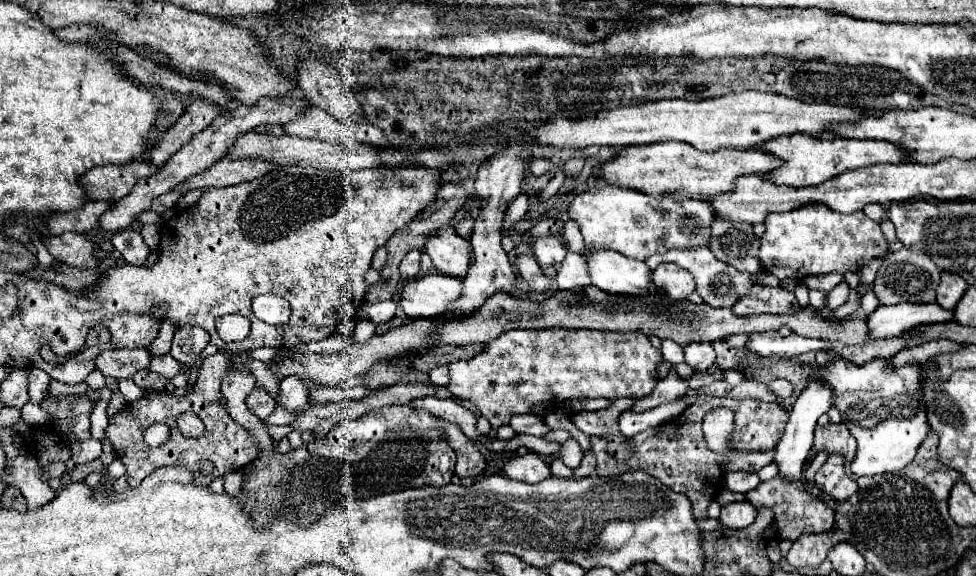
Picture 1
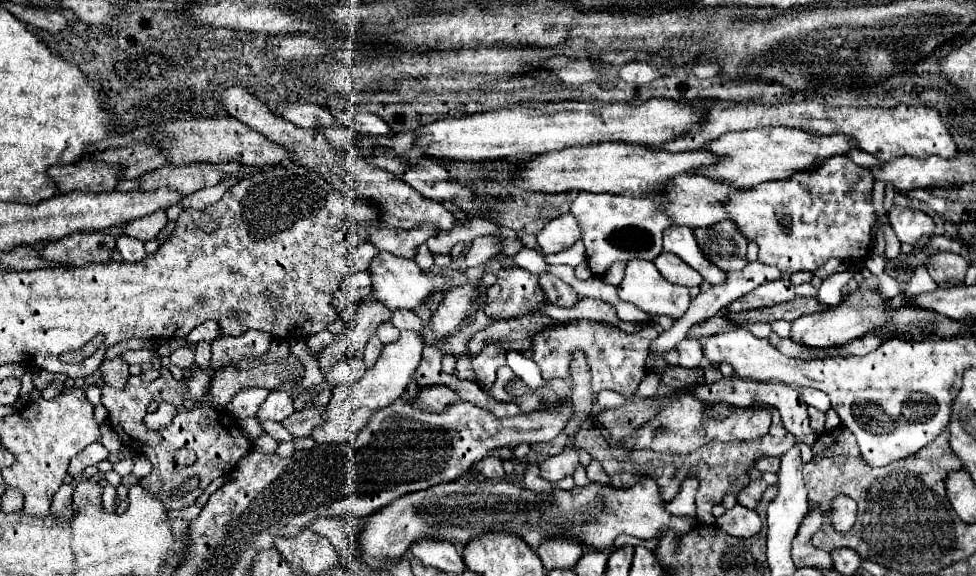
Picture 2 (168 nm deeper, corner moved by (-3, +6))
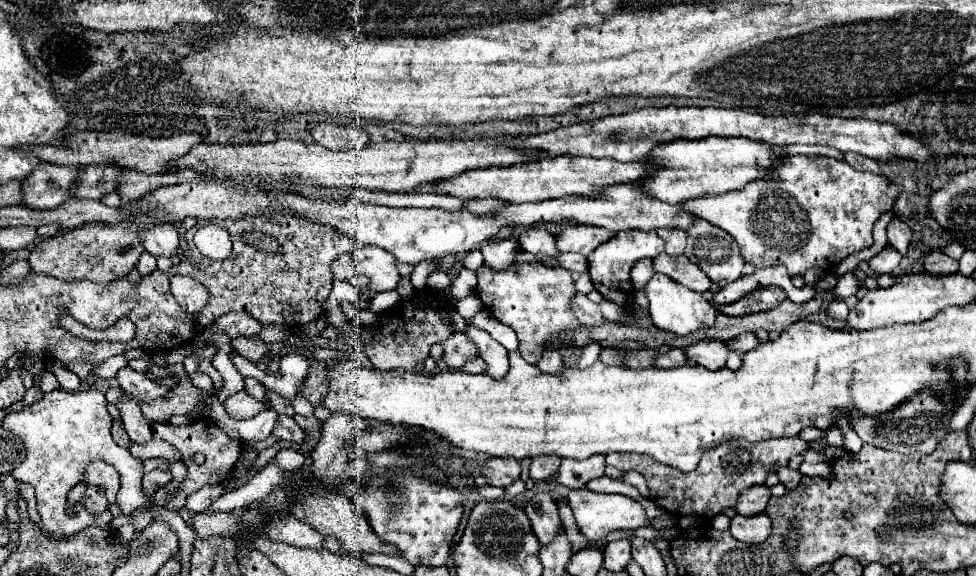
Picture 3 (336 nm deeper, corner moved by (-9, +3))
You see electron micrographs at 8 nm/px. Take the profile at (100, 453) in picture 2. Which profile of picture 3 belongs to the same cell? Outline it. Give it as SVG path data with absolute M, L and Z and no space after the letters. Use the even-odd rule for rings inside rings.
M92 462L92 464L88 464L84 482L104 488L104 494L108 496L110 504L116 502L116 492L120 488L120 474L116 472L114 466L110 466L106 462Z

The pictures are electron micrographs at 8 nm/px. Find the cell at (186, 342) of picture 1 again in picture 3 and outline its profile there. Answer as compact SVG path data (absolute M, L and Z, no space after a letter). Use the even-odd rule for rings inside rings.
M230 312L220 316L216 322L216 328L224 330L230 338L238 338L238 336L256 336L262 330L262 324L256 322L252 316L248 314L240 314L240 312Z

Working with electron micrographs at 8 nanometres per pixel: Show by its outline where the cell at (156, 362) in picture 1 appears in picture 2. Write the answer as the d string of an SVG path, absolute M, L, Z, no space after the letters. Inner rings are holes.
M150 349L126 351L122 357L124 357L130 365L142 365L142 363L150 363L150 361L152 361L152 351L150 351Z

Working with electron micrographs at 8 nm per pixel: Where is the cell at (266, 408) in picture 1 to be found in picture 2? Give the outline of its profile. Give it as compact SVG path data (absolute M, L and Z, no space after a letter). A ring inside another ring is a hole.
M246 387L246 389L240 389L232 401L228 403L226 411L236 417L236 419L244 419L244 417L256 417L258 413L258 407L266 401L270 391L266 389L256 389L256 387Z

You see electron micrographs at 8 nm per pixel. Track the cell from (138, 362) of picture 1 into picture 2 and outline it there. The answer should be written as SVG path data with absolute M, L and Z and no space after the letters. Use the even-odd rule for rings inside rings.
M122 357L106 359L106 361L100 365L100 373L102 373L104 383L108 383L110 387L116 387L116 389L126 387L126 381L128 381L128 377L130 377L130 373L128 373L128 363L126 363Z

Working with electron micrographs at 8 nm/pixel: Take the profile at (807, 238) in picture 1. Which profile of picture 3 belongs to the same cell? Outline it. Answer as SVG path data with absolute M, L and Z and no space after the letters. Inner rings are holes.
M784 156L772 178L750 182L744 190L730 190L728 194L704 194L704 198L690 198L678 206L696 218L712 222L728 232L740 246L740 256L754 268L786 266L790 276L804 274L808 268L830 268L842 262L848 254L872 246L872 228L876 220L894 208L902 188L880 174L858 172L842 160L826 156Z

